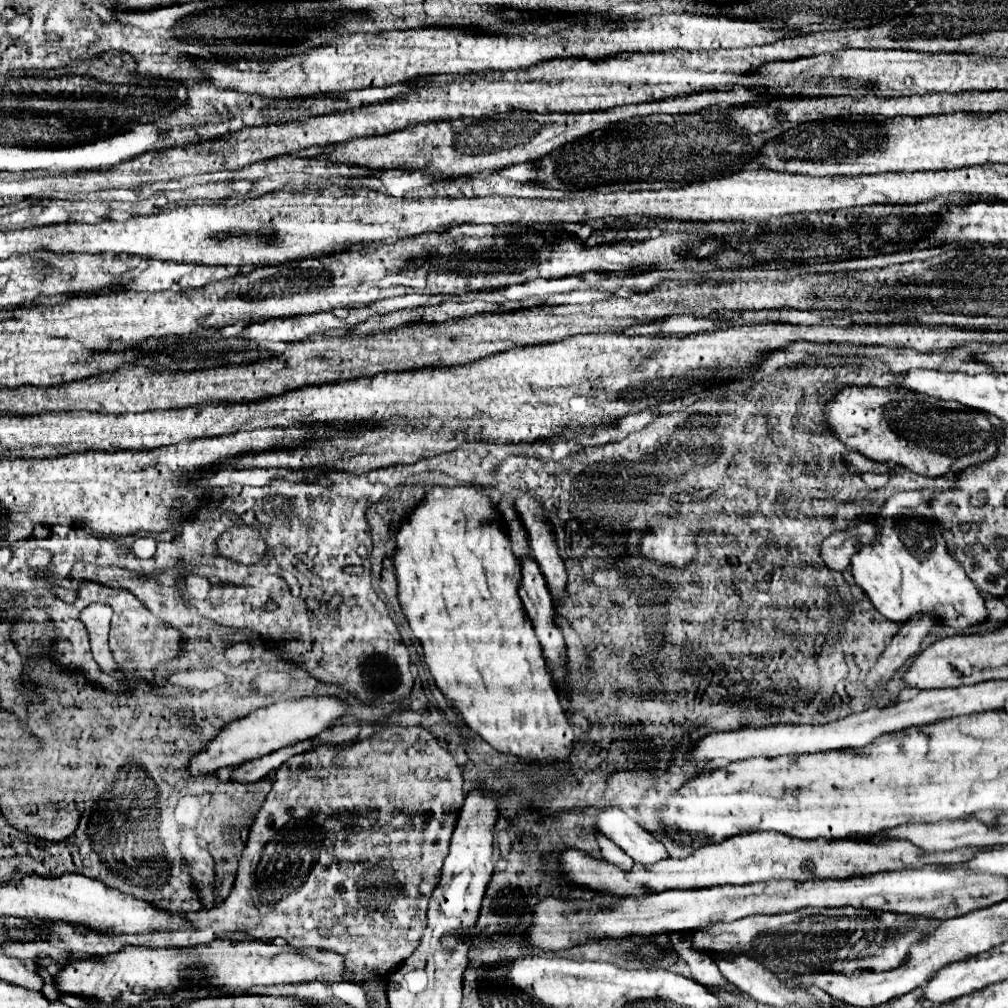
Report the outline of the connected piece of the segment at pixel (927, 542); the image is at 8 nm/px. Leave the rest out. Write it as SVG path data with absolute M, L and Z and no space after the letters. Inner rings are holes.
M891 519L883 521L881 541L861 547L851 563L855 583L865 591L875 609L891 621L905 623L919 615L931 615L943 619L939 621L941 625L957 629L989 621L985 599L975 583L955 565L955 557L947 553L943 537L925 521L907 521L903 525Z

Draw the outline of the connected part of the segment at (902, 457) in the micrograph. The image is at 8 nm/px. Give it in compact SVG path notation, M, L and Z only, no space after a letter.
M847 387L825 405L833 435L849 449L869 459L897 463L927 477L961 473L997 455L1005 423L979 409L967 409L955 401L931 399L903 387Z

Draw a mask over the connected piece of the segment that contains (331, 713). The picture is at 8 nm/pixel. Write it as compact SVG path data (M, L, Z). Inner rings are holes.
M301 697L301 699L277 701L277 705L257 709L249 717L229 723L211 743L205 745L205 749L199 755L191 757L189 773L191 775L215 773L223 767L239 765L239 763L245 763L251 759L259 759L259 757L273 753L281 747L311 739L317 733L329 729L331 723L335 719L339 719L341 715L345 715L347 711L349 711L349 705L337 697Z

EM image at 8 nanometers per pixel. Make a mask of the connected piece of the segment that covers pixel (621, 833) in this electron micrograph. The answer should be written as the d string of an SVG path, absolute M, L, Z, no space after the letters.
M607 809L601 813L599 831L607 835L615 845L619 845L639 865L649 867L669 857L665 845L655 835L641 829L619 809Z

